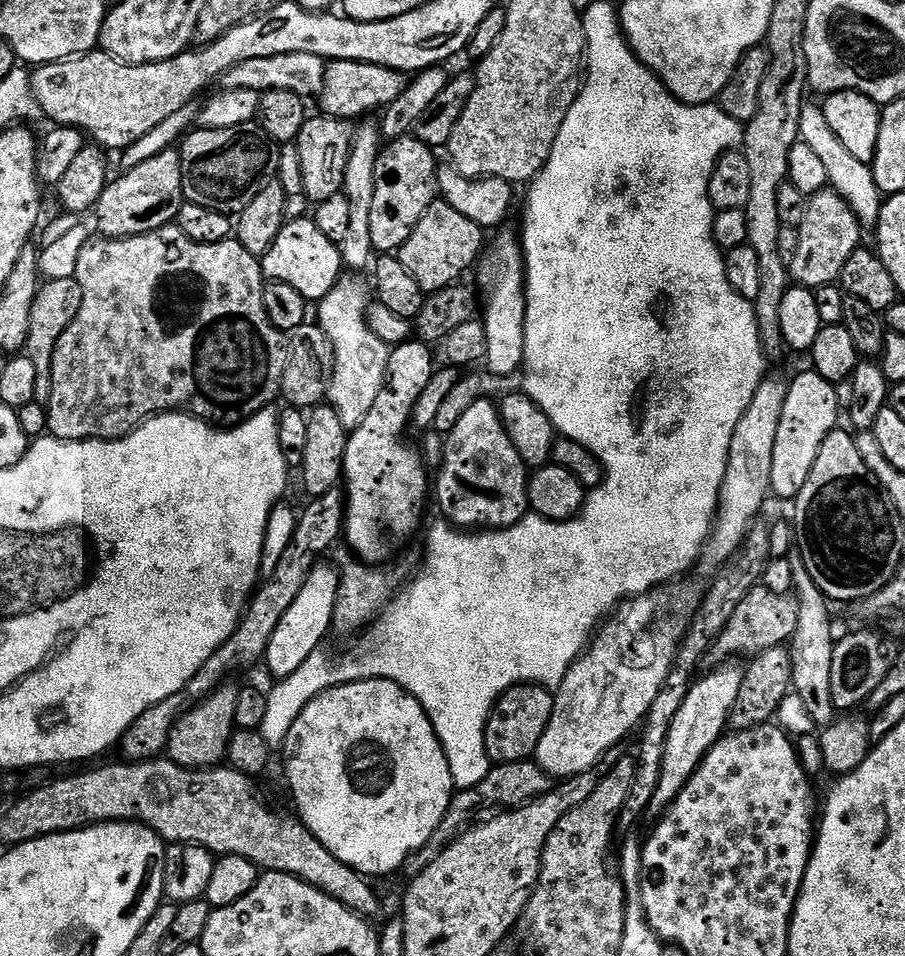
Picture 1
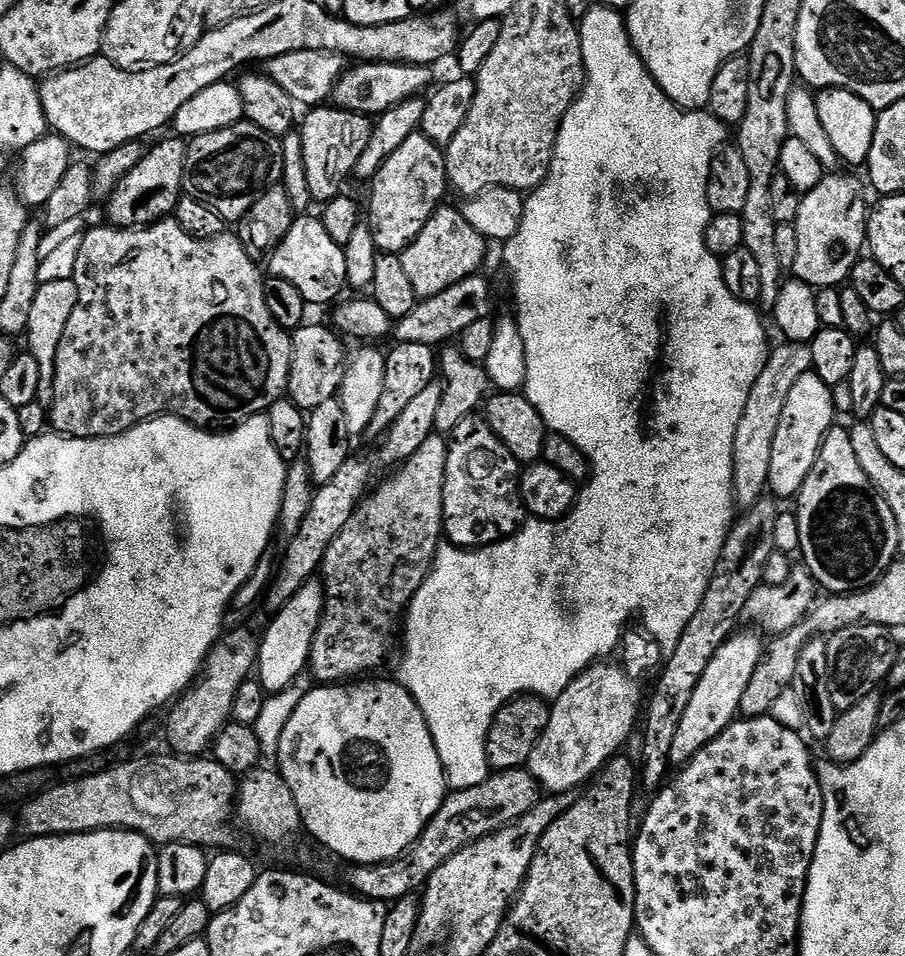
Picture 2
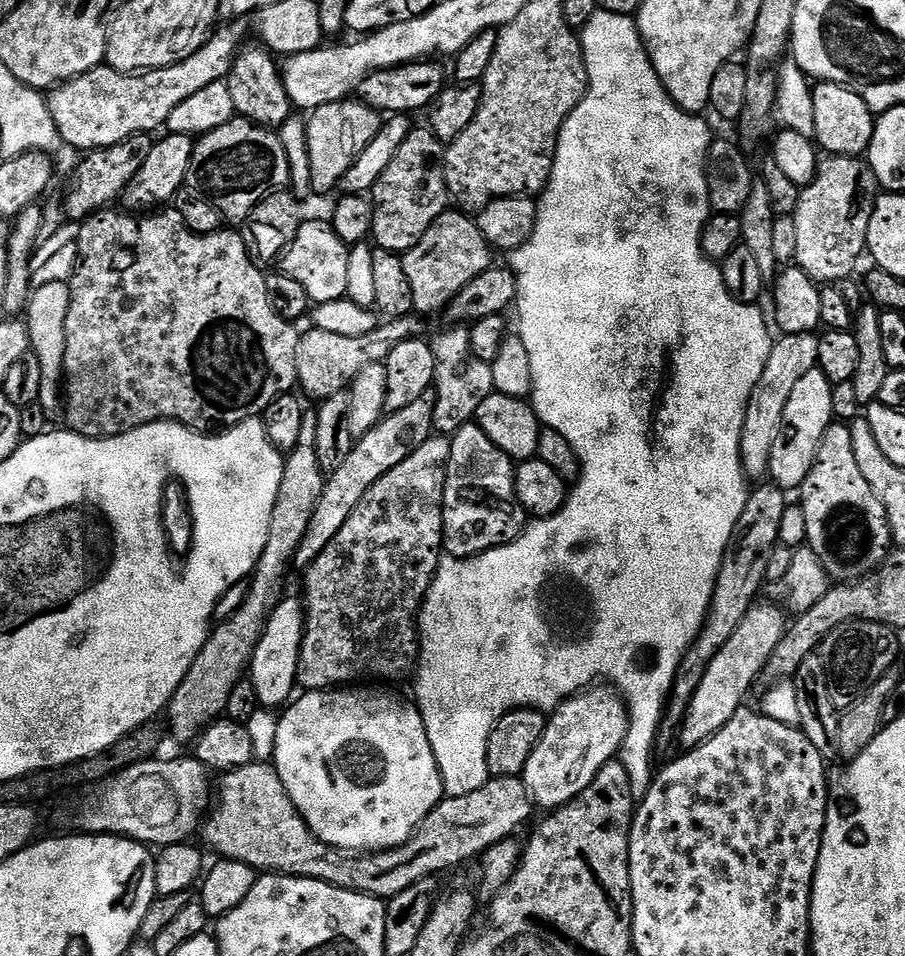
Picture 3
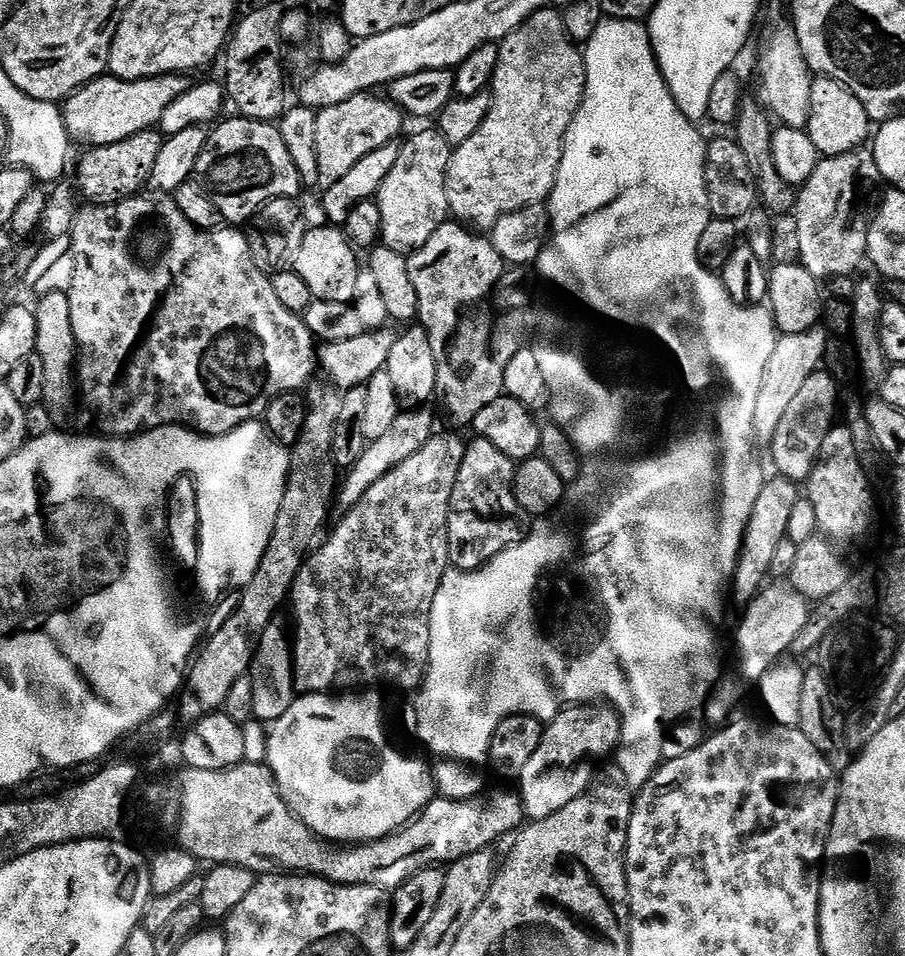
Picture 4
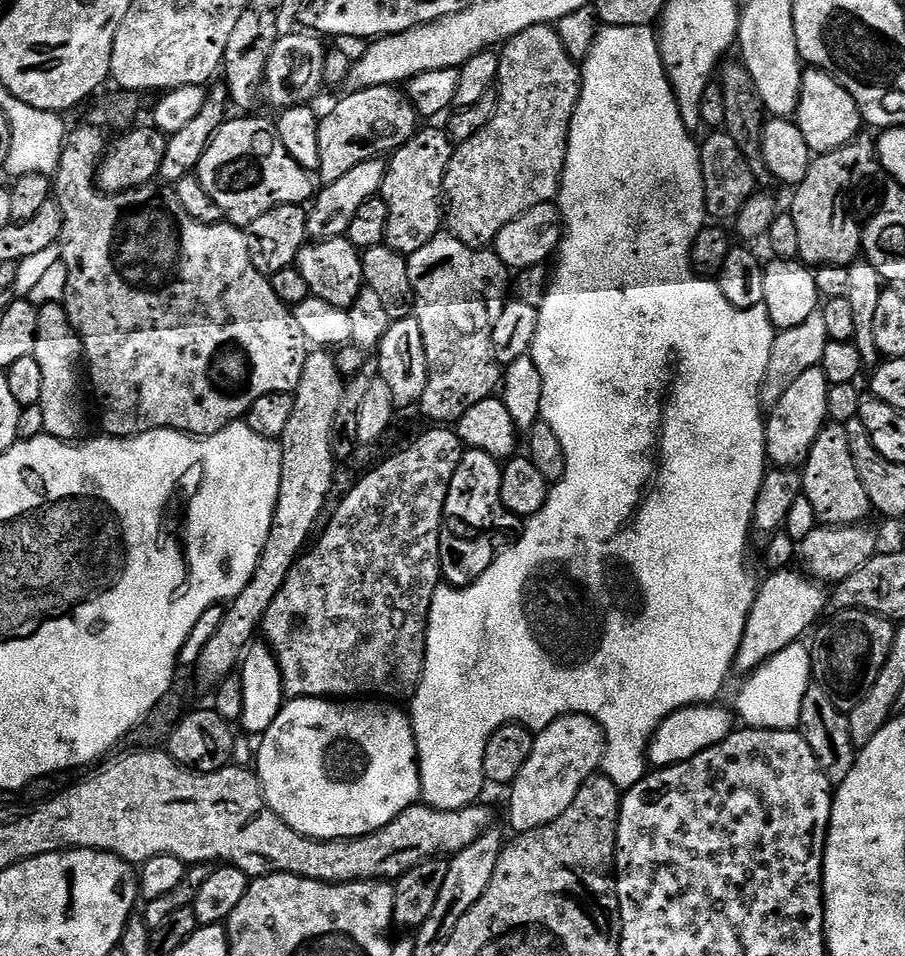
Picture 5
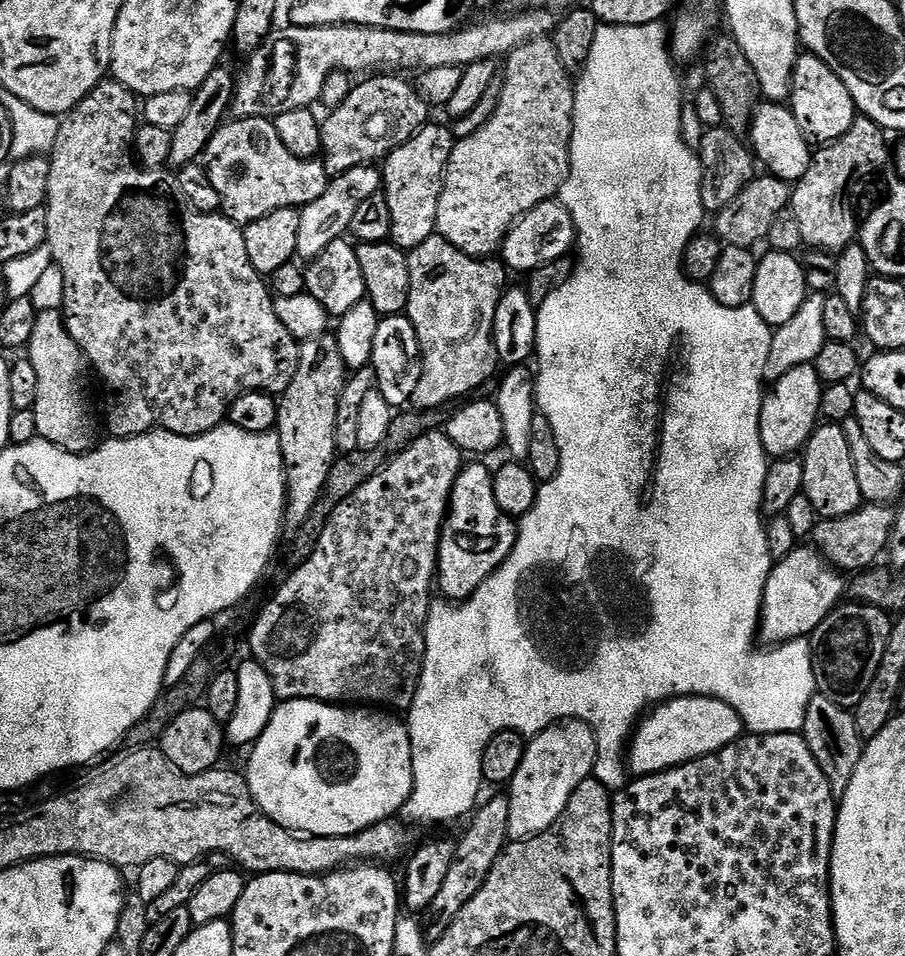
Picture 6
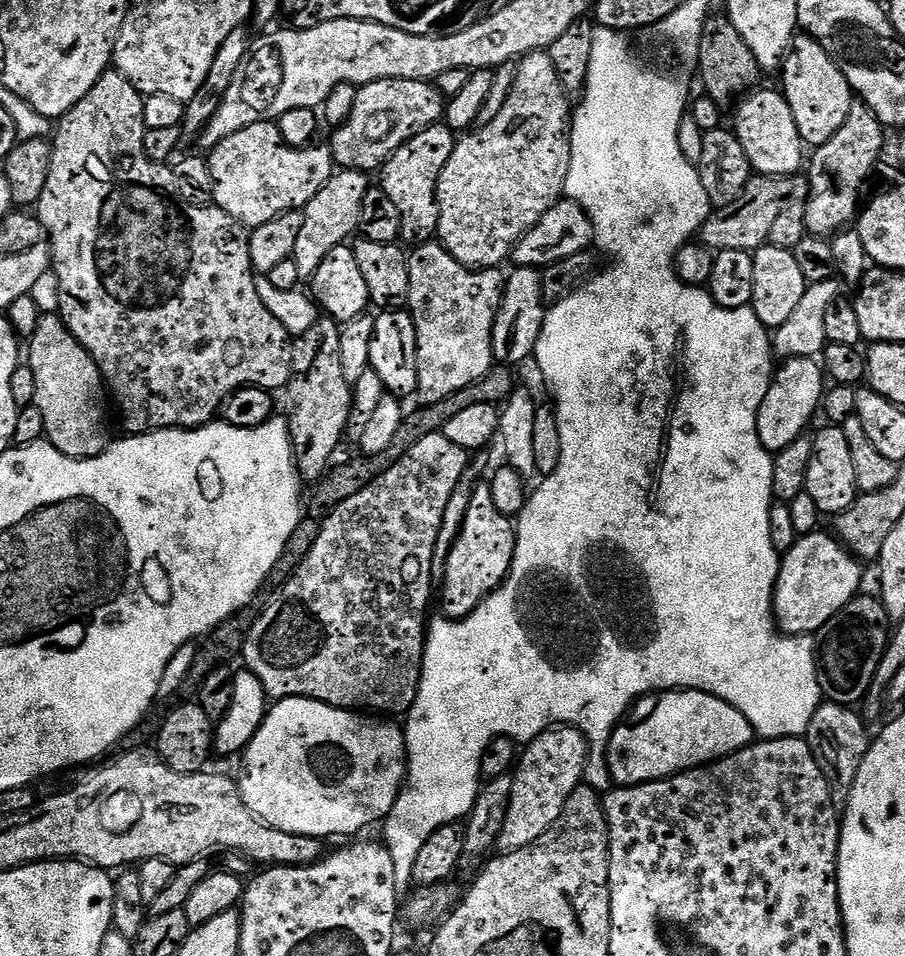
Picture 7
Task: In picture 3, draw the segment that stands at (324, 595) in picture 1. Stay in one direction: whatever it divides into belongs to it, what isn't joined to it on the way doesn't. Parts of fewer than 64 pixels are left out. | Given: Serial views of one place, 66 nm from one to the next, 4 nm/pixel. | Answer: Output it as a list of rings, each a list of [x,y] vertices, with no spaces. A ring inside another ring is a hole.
[[[299,599],[281,600],[280,605],[269,614],[268,624],[254,650],[250,679],[256,691],[257,705],[265,709],[276,710],[287,705],[297,691],[296,666],[297,658],[300,656],[300,643],[304,637],[304,614],[304,605]]]

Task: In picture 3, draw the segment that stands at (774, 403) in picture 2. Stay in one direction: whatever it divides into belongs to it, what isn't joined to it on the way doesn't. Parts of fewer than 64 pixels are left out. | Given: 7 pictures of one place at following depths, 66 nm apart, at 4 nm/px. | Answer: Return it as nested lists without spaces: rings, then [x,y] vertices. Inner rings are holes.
[[[797,332],[795,334],[784,334],[773,343],[772,353],[766,362],[766,370],[762,370],[762,378],[754,390],[754,394],[748,403],[746,418],[742,426],[742,438],[740,439],[740,461],[744,467],[745,477],[752,482],[760,482],[768,476],[770,466],[770,446],[774,444],[776,431],[782,420],[782,410],[786,408],[786,402],[790,398],[790,390],[801,380],[802,374],[806,374],[811,368],[817,367],[818,339],[810,332]]]

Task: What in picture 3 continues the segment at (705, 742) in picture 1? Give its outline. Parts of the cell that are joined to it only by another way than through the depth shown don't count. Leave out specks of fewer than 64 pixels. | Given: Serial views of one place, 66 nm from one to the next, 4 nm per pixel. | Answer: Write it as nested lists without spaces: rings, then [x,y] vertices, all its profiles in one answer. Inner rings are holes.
[[[757,603],[748,611],[746,618],[738,622],[738,630],[730,634],[730,642],[726,642],[726,646],[718,650],[714,662],[710,662],[706,678],[702,678],[702,686],[698,686],[678,733],[681,749],[691,750],[705,744],[714,733],[722,730],[722,726],[726,726],[726,722],[730,722],[730,718],[740,711],[740,699],[751,690],[756,676],[758,680],[763,673],[770,654],[774,654],[774,646],[778,646],[786,631],[785,613],[775,603],[767,603]]]

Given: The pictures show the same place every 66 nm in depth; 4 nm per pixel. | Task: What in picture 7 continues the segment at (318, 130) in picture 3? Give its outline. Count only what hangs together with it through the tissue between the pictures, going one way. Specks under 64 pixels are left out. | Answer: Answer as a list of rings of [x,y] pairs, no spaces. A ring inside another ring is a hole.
[[[375,80],[356,89],[350,118],[335,129],[330,141],[335,167],[350,172],[372,174],[389,160],[414,134],[422,134],[444,119],[446,97],[435,83],[426,80]]]

